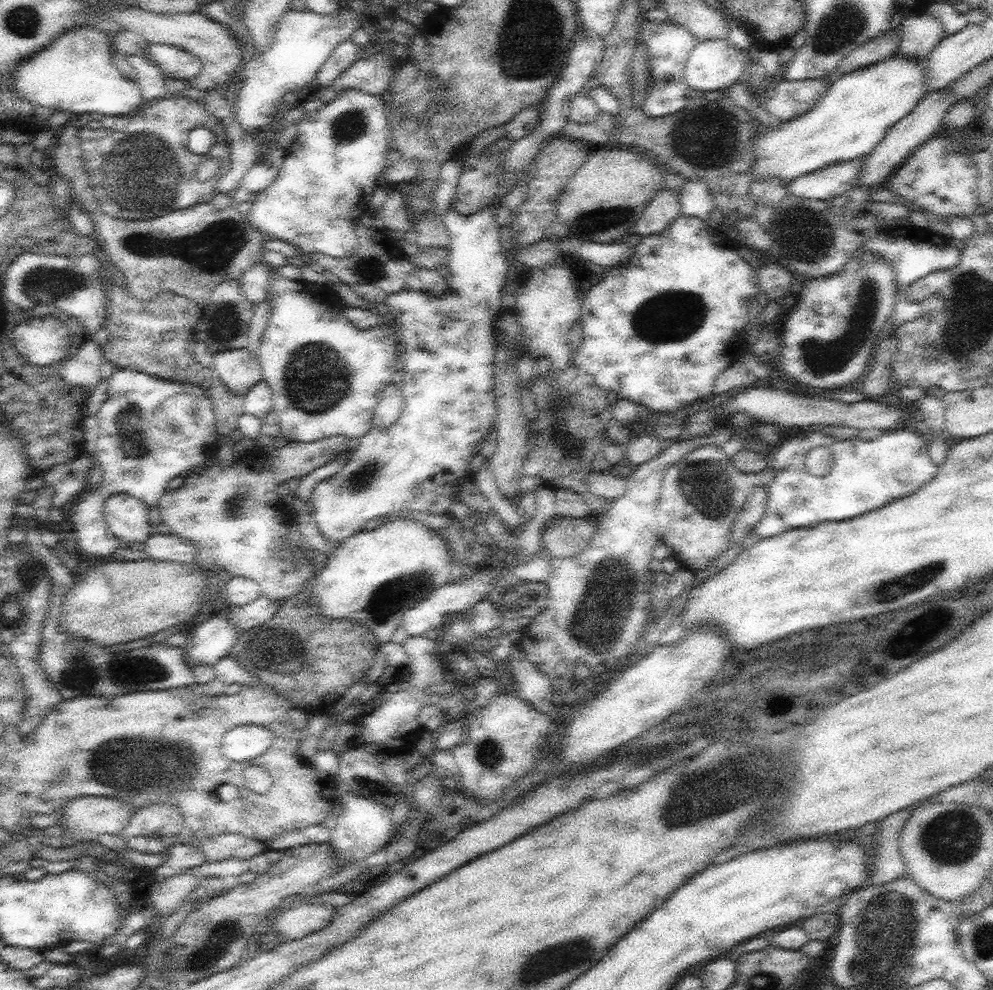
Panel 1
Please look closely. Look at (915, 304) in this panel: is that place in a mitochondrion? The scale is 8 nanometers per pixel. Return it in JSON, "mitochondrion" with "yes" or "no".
{"mitochondrion":"no"}

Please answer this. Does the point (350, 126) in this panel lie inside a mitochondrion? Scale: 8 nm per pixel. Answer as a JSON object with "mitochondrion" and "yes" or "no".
{"mitochondrion":"yes"}

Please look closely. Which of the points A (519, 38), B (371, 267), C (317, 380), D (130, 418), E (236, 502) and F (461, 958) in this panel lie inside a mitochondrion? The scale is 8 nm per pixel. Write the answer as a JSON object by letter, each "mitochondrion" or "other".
{"A":"mitochondrion","B":"mitochondrion","C":"mitochondrion","D":"mitochondrion","E":"mitochondrion","F":"other"}

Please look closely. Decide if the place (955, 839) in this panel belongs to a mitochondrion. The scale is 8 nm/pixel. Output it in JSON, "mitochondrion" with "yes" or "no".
{"mitochondrion":"yes"}

